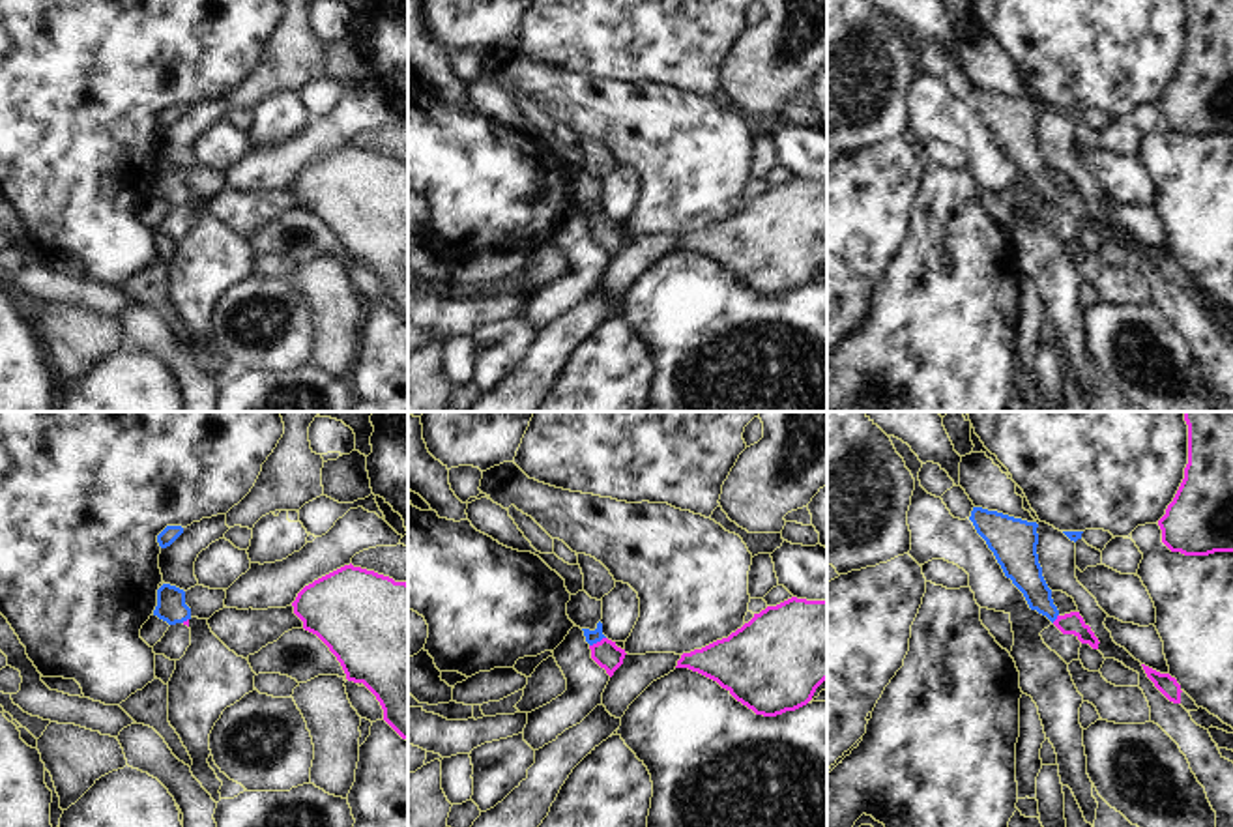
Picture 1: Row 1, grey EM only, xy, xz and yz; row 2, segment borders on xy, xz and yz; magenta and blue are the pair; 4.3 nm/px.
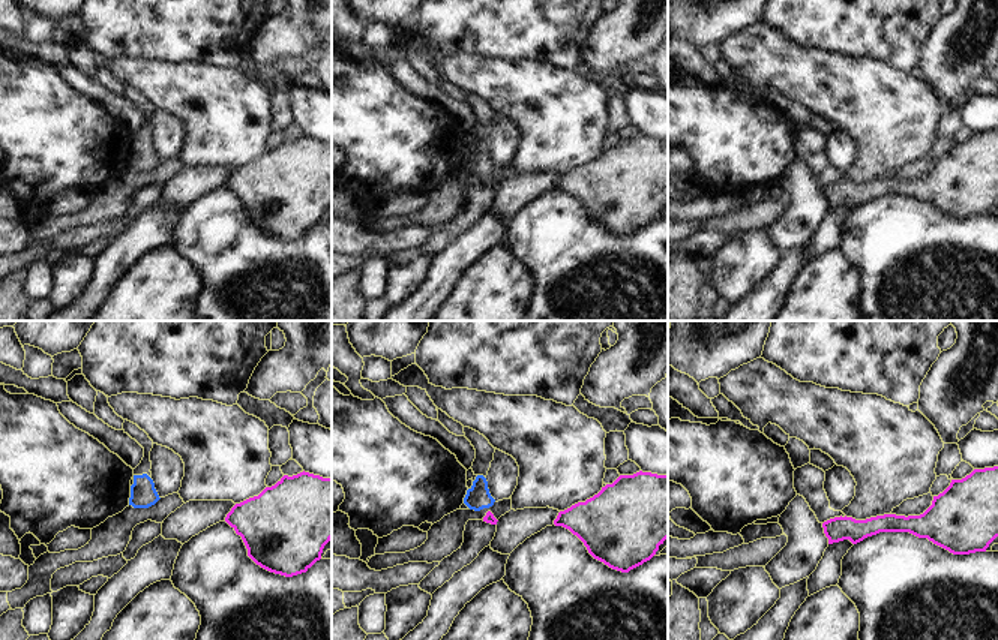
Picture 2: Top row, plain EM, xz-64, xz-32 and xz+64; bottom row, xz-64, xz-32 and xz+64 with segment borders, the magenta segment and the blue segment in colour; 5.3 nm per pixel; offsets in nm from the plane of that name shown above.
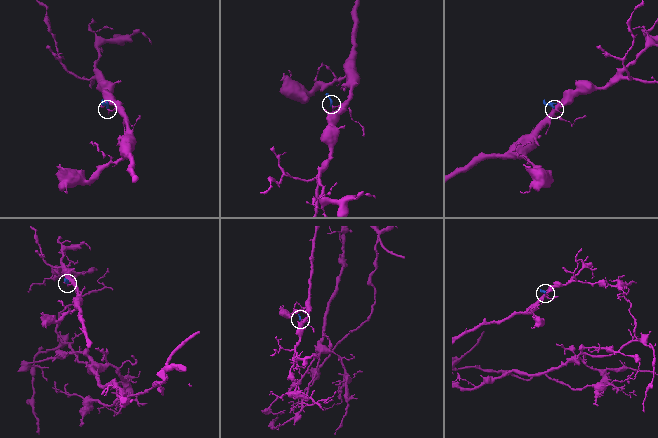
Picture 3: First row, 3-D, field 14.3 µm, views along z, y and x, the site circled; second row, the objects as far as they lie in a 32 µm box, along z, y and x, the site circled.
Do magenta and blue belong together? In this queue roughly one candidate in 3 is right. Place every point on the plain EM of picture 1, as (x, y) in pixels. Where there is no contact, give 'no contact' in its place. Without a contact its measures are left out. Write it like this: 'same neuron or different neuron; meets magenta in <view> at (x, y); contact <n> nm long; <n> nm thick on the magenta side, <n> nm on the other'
same neuron; meets magenta in xz at (597, 223); contact 80 nm long; 110 nm thick on the magenta side, 60 nm on the other

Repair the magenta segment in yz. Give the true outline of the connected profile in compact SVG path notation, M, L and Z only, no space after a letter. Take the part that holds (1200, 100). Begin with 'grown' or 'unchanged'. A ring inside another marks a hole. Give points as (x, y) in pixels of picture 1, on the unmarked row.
unchanged; M1184 0L1184 60L1158 101L1162 123L1184 137L1233 133L1233 0Z

